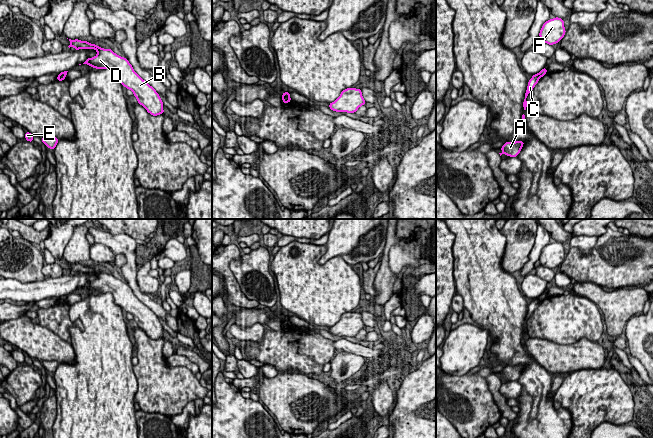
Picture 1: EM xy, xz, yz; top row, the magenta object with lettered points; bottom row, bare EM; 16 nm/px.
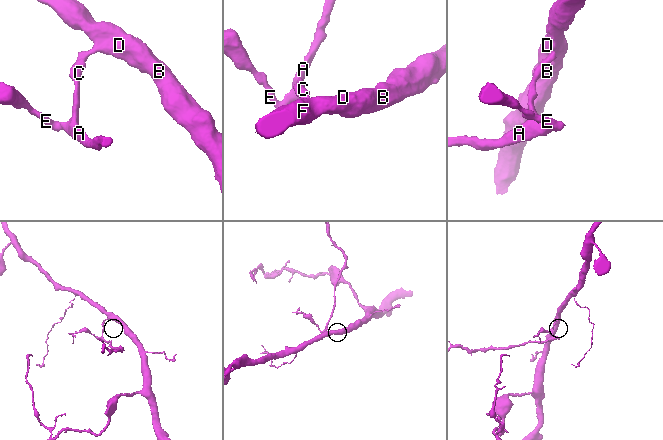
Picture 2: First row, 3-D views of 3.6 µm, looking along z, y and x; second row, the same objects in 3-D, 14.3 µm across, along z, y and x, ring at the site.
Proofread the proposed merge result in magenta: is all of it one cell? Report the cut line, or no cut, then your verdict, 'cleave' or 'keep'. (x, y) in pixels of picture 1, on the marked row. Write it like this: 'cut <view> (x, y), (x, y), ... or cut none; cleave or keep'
cut yz (536, 74), (539, 77); cleave

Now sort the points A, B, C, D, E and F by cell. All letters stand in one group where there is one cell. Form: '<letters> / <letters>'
A C E / B D F

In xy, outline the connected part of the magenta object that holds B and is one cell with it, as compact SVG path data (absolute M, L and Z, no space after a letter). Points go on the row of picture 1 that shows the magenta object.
M78 39L68 40L70 41L69 48L74 47L75 50L95 49L97 51L95 57L86 59L83 64L90 65L96 69L111 69L114 73L115 80L127 89L130 89L134 93L138 103L148 113L153 116L164 114L164 104L159 94L134 71L127 58L115 54L111 49L104 49L96 44L90 44L88 41Z

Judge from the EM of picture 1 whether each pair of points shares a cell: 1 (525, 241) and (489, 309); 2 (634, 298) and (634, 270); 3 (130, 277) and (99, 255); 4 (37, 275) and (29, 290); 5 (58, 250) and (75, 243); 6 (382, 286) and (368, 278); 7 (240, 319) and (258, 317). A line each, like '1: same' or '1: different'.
1: different
2: different
3: different
4: different
5: different
6: different
7: same

